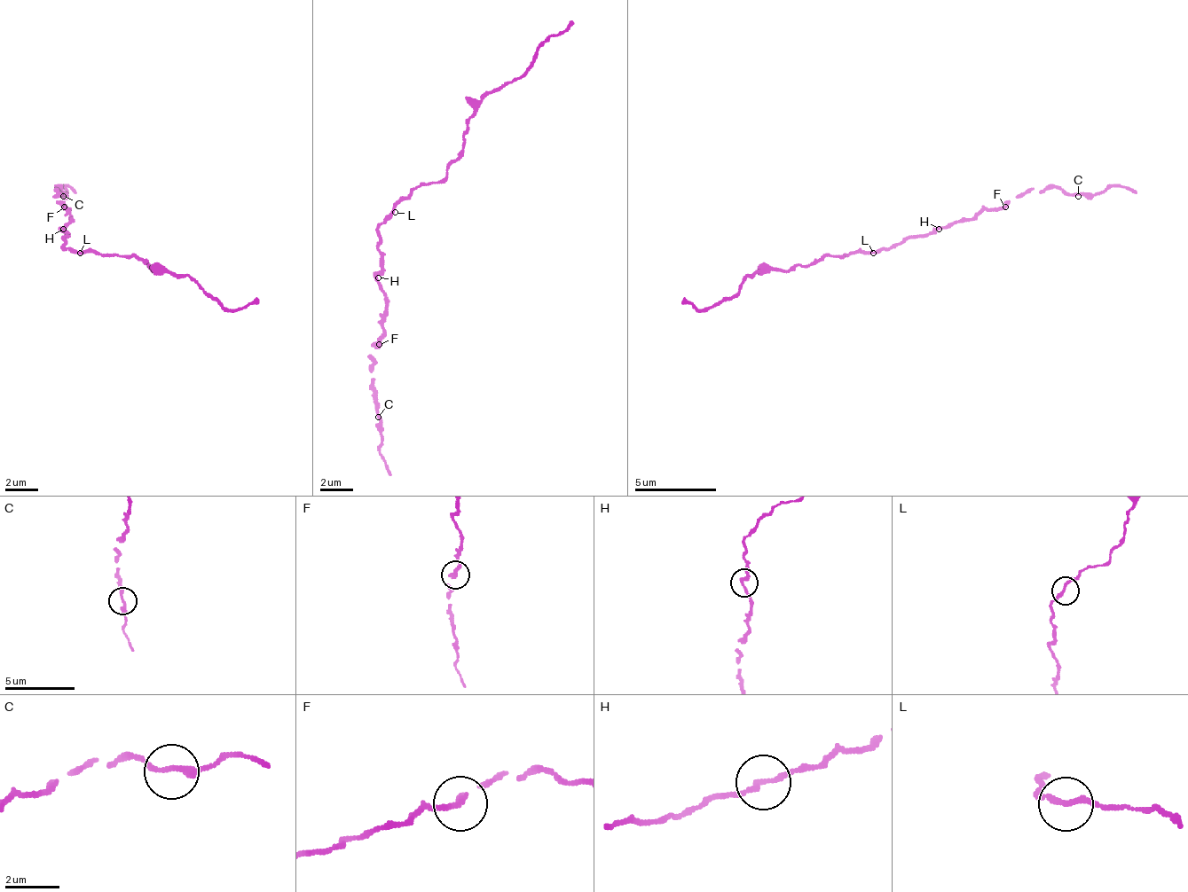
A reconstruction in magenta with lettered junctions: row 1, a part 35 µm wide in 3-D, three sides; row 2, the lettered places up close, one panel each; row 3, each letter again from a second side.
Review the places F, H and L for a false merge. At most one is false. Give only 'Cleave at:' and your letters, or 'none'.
Cleave at: none

